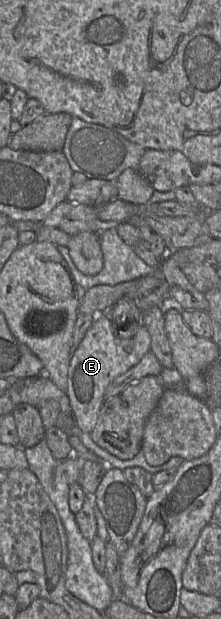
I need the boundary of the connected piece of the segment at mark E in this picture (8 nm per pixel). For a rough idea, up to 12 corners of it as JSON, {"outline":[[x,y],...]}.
{"outline":[[97,314],[68,370],[76,427],[90,433],[109,384],[150,351]]}

